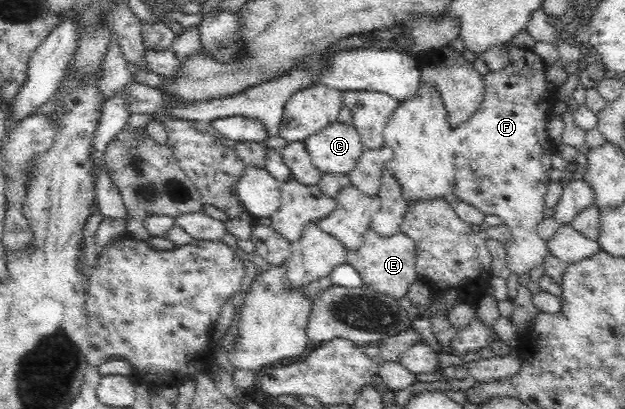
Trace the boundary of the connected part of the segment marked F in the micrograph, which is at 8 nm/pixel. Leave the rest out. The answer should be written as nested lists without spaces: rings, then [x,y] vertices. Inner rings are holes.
[[[512,41],[506,45],[506,52],[510,57],[508,63],[504,68],[483,76],[485,89],[482,103],[468,121],[461,123],[453,131],[459,141],[452,153],[455,157],[452,161],[455,167],[453,193],[465,203],[474,205],[485,216],[498,215],[510,227],[513,238],[506,244],[506,267],[511,273],[522,275],[543,267],[544,258],[549,254],[547,242],[537,233],[537,226],[544,219],[544,196],[551,182],[548,171],[552,169],[552,155],[556,153],[556,145],[554,142],[550,143],[546,133],[546,117],[550,117],[546,111],[550,107],[548,103],[550,95],[553,95],[554,85],[548,85],[547,66],[536,53],[531,49],[520,48]]]

